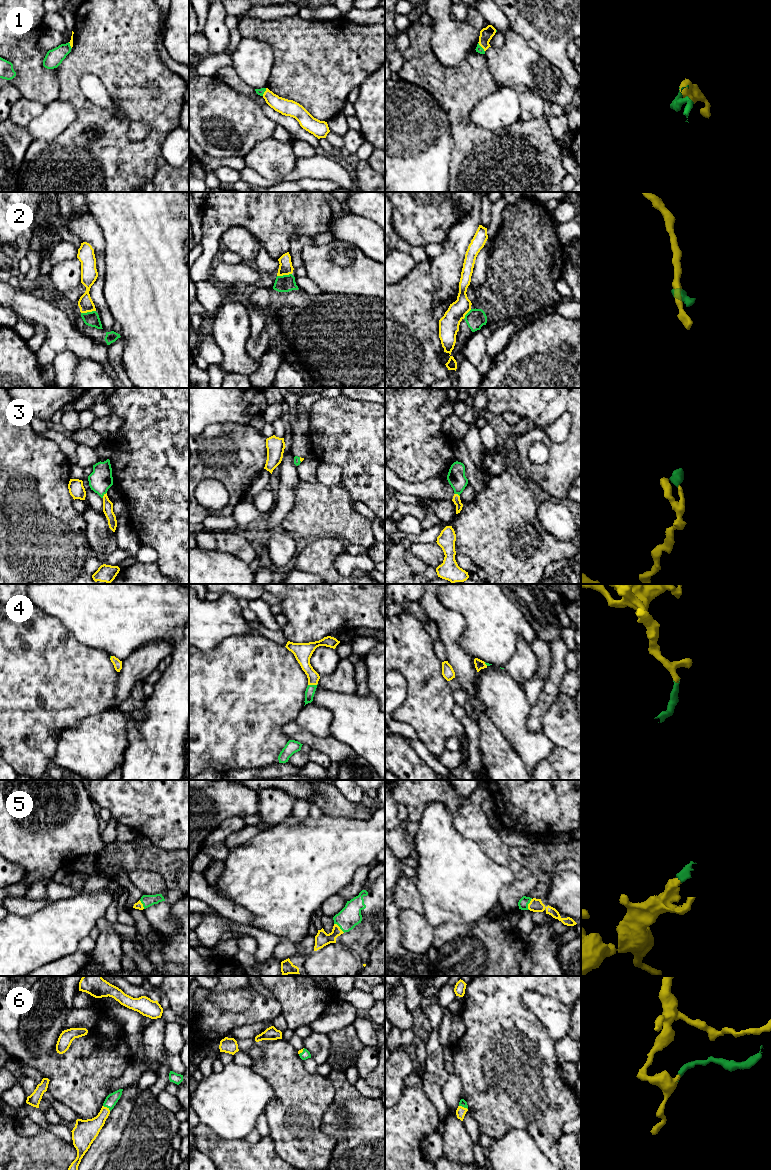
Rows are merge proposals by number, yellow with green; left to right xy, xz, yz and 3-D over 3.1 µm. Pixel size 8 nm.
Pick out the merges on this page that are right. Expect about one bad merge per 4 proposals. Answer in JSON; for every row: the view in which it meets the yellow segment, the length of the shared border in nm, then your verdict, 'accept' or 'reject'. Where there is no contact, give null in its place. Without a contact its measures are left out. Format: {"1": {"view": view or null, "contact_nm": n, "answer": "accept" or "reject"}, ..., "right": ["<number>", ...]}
{"1": {"view": "yz", "contact_nm": 90, "answer": "accept"}, "2": {"view": "xy", "contact_nm": 120, "answer": "reject"}, "3": {"view": "xy", "contact_nm": 60, "answer": "accept"}, "4": {"view": "xz", "contact_nm": 80, "answer": "accept"}, "5": {"view": "xz", "contact_nm": 120, "answer": "accept"}, "6": {"view": "xy", "contact_nm": 80, "answer": "accept"}, "right": ["1", "3", "4", "5", "6"]}

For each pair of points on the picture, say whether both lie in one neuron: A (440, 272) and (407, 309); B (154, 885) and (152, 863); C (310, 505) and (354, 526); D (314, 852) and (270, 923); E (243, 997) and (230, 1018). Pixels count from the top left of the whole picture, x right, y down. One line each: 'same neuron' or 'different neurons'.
A: different neurons
B: different neurons
C: same neuron
D: same neuron
E: different neurons

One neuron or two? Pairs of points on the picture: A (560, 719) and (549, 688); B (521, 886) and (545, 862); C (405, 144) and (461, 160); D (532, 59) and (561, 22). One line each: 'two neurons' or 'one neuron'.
A: two neurons
B: two neurons
C: two neurons
D: two neurons

